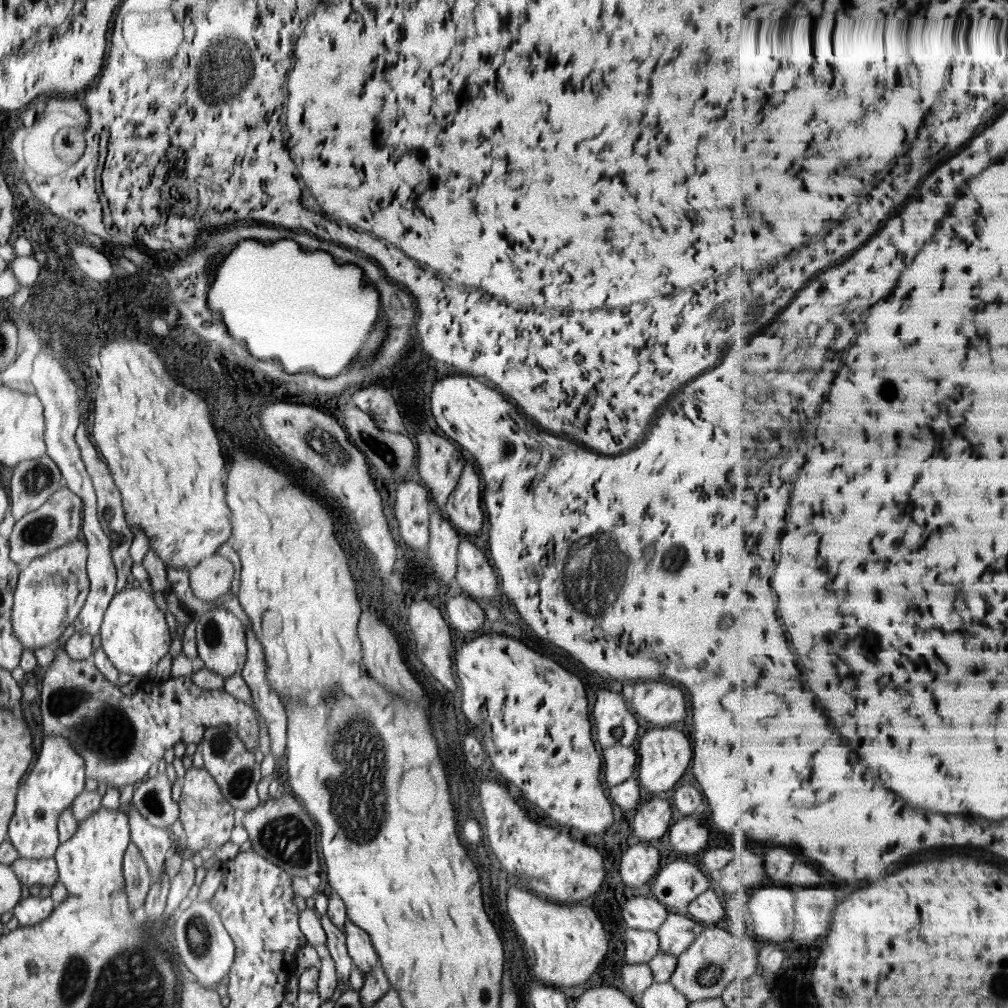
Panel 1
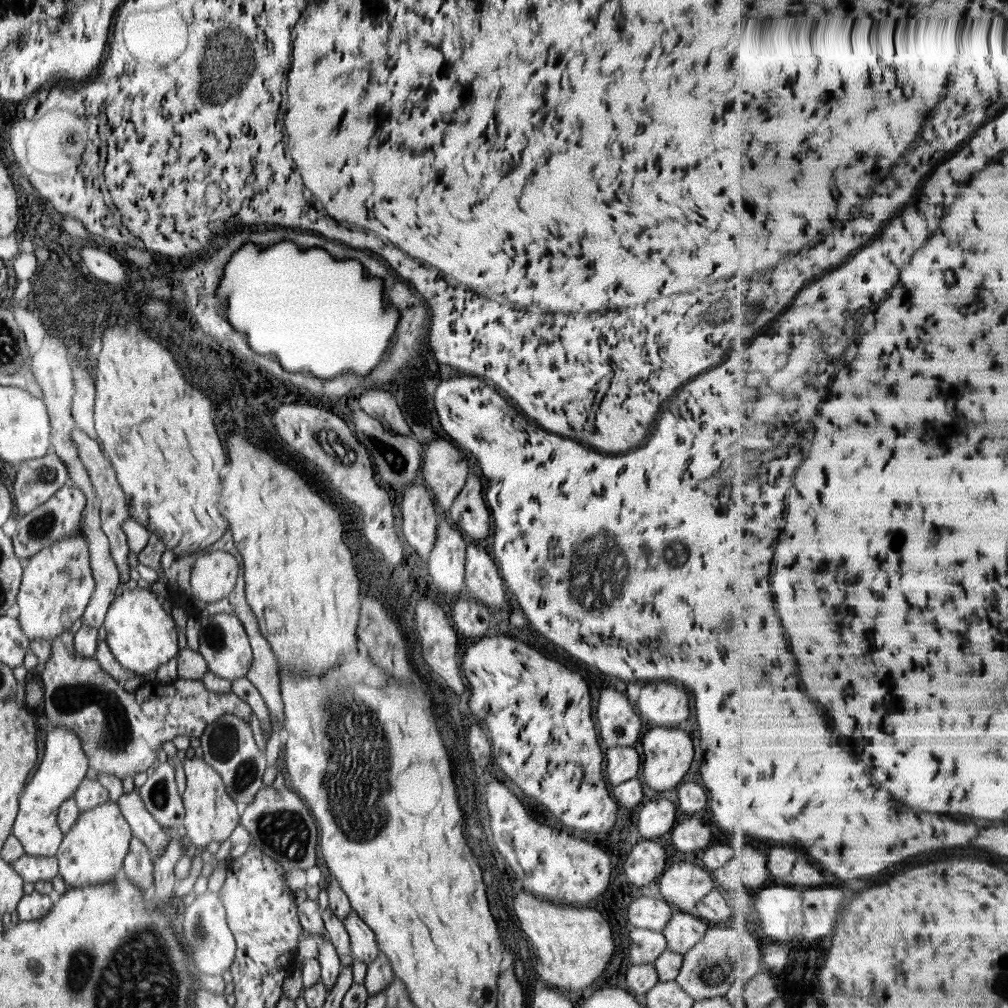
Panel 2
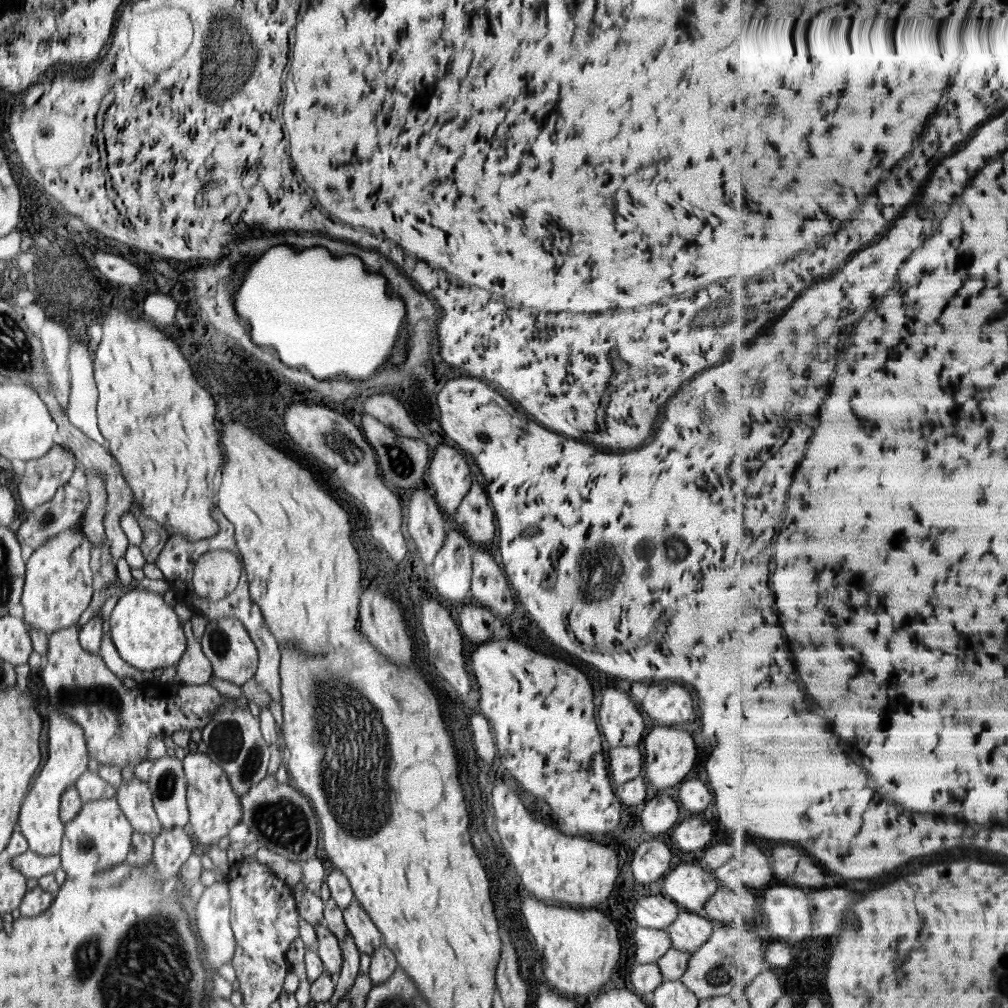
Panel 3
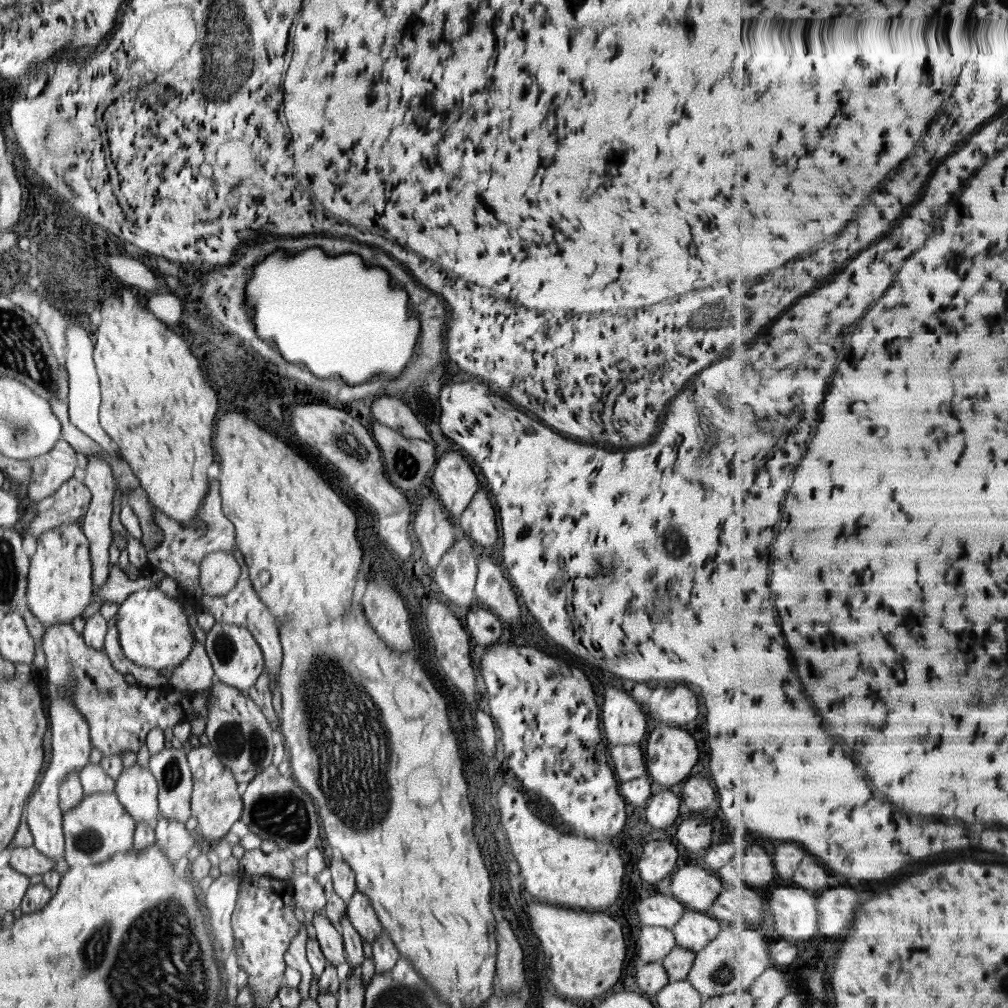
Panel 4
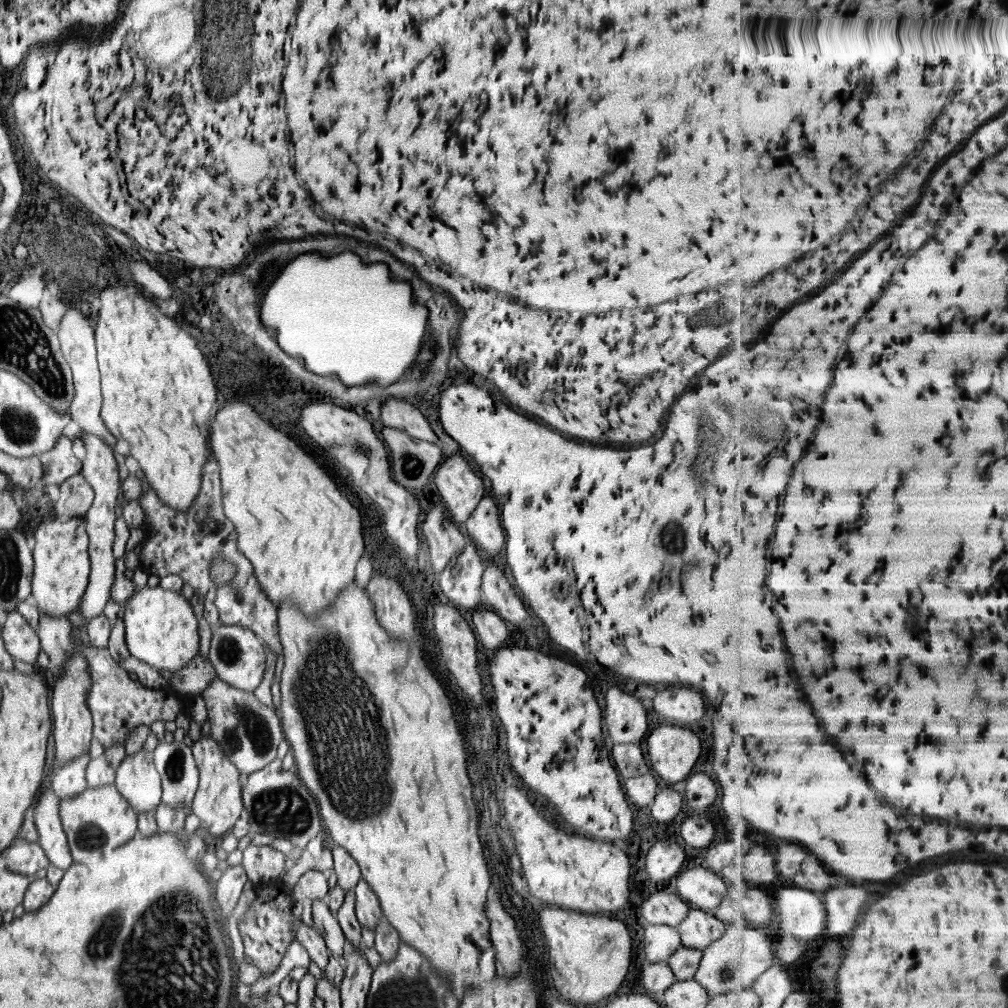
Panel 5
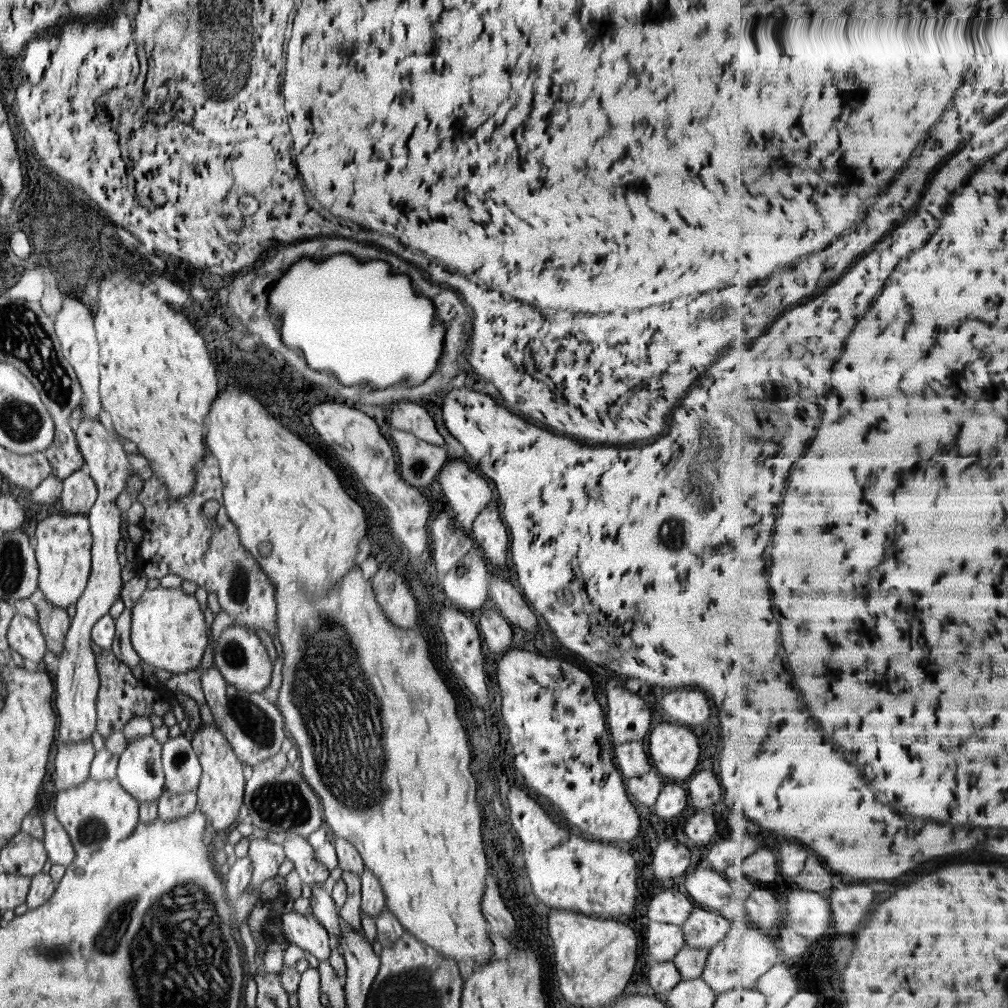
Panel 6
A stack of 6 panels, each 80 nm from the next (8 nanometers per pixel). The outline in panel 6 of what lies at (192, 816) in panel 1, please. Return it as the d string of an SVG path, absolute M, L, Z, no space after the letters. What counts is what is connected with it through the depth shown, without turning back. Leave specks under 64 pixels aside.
M202 723L193 733L191 744L195 755L199 758L202 770L201 780L196 789L197 809L206 815L217 832L238 820L240 806L244 804L243 796L246 785L243 764L216 724Z

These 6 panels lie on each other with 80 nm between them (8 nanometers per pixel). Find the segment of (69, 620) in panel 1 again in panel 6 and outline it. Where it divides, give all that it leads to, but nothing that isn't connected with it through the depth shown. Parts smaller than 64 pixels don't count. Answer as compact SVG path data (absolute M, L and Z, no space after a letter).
M75 514L75 515L51 515L49 517L46 517L45 519L41 520L41 522L36 527L36 540L38 540L38 543L36 544L35 548L35 555L37 558L37 563L39 566L39 577L38 577L38 588L43 592L44 598L51 602L52 604L55 604L57 607L60 608L67 608L69 604L76 604L78 597L82 594L82 591L86 588L87 582L89 581L89 574L91 573L91 549L92 549L92 533L90 530L90 523L88 520L88 517L86 514Z

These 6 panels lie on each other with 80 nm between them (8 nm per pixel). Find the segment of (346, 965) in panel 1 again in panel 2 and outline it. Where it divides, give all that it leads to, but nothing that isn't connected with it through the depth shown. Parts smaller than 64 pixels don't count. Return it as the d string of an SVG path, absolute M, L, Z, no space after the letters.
M326 889L319 892L319 898L324 898L324 902L319 902L321 915L327 930L326 936L332 941L342 964L352 962L350 937L343 925L343 922L336 916L331 909L329 896Z

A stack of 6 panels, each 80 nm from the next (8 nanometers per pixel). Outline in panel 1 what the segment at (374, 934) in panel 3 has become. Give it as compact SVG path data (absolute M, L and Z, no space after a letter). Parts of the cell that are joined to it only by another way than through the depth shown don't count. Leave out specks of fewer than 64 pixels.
M348 920L345 922L346 946L354 964L366 974L378 961L379 956L372 944L369 934L357 924Z

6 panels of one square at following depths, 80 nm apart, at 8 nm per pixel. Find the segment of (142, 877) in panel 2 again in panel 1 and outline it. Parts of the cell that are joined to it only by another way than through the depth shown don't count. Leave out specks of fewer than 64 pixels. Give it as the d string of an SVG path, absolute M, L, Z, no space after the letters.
M130 843L123 859L123 876L128 902L133 910L145 904L145 898L151 887L151 874L147 862L142 858L136 844Z

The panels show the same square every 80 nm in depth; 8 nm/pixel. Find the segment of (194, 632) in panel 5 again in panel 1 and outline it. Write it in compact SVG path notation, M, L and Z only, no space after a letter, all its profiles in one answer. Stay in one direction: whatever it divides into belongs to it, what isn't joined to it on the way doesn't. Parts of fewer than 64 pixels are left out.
M146 586L118 591L110 601L103 616L97 644L108 655L112 664L121 672L132 676L147 675L170 650L172 638L160 599L151 595Z

